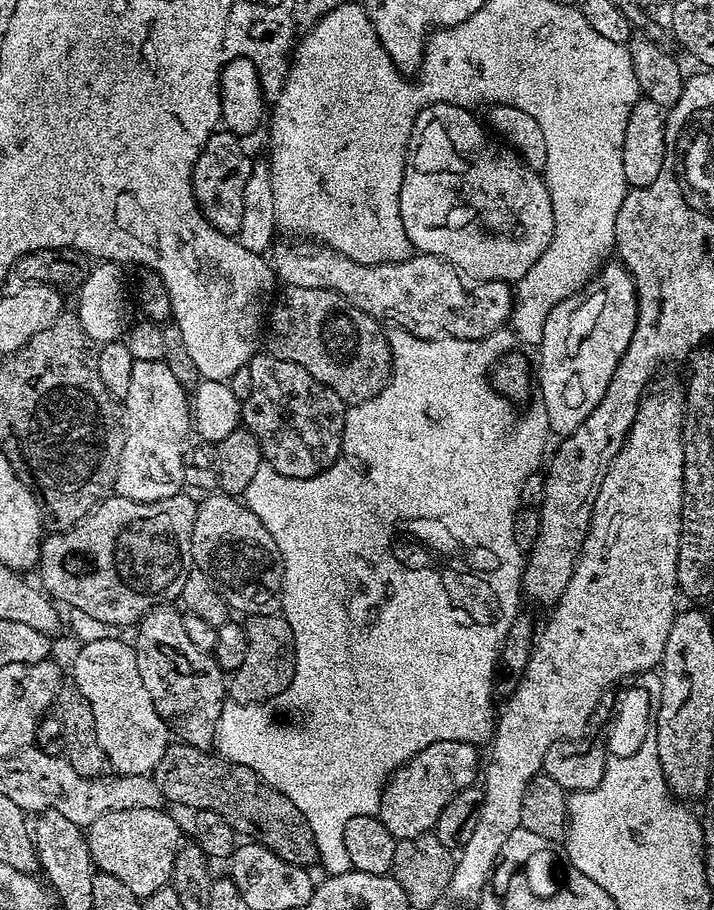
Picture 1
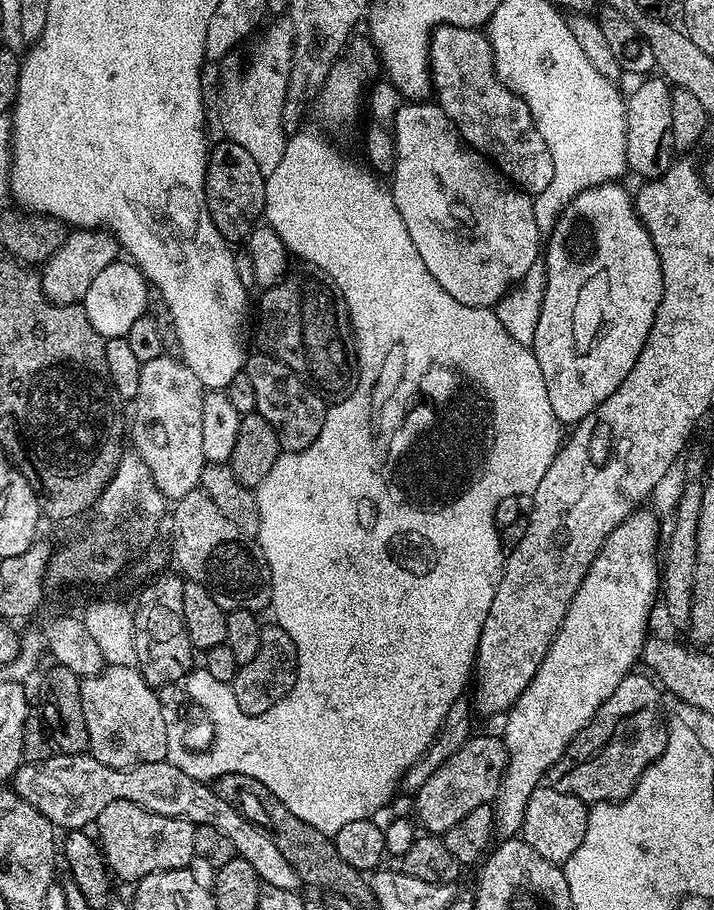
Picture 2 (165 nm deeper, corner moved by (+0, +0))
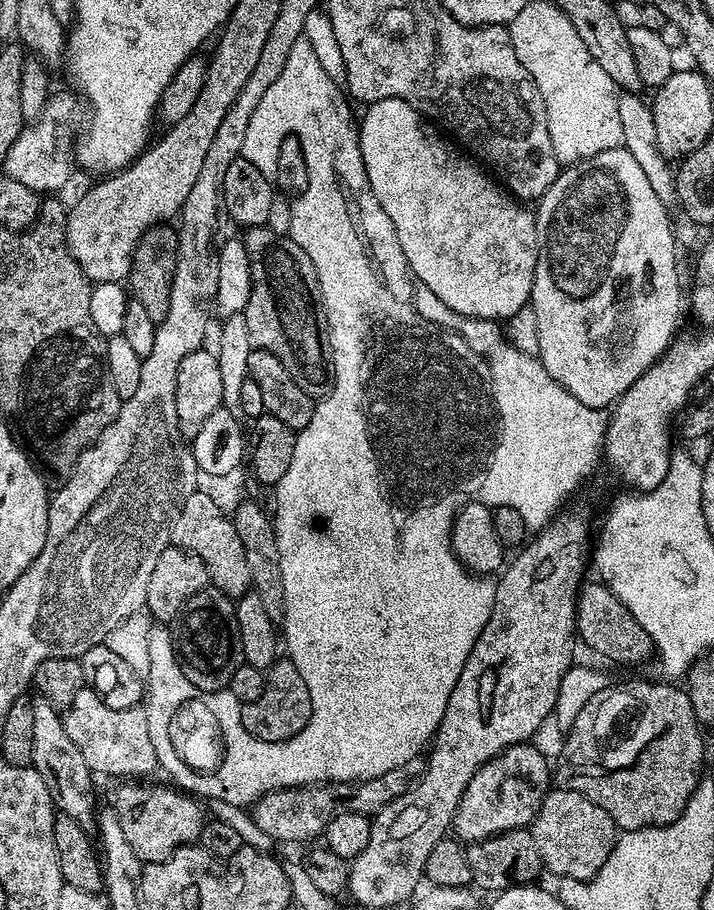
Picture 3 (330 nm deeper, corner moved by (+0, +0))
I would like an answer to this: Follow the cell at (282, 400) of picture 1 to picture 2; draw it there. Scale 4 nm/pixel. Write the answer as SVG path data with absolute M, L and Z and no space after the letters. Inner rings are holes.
M257 351L257 356L249 355L244 362L245 374L254 386L256 411L270 426L274 426L274 434L278 434L278 442L285 452L301 452L306 450L318 438L324 425L326 400L317 389L313 388L303 376L292 372L281 360L269 356L267 352Z

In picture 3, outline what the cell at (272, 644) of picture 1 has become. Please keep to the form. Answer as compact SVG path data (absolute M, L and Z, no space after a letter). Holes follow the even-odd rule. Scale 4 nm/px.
M290 658L277 659L271 668L264 672L264 689L258 698L240 704L240 721L242 726L254 738L266 742L282 742L297 736L304 729L312 713L310 694L302 674Z

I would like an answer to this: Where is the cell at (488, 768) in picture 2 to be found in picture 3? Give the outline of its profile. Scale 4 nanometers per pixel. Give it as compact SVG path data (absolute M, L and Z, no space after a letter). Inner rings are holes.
M525 742L510 746L486 761L470 778L452 819L452 828L461 841L485 840L531 825L550 790L550 764L548 768L547 758L534 745Z

